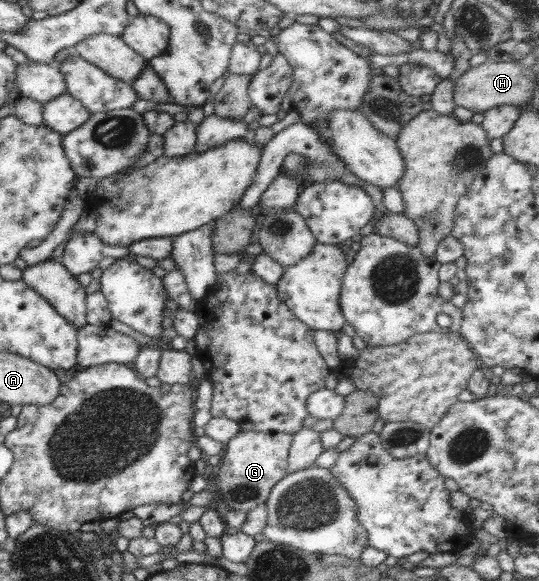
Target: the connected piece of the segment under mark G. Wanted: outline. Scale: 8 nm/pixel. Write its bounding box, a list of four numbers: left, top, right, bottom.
[216,430,293,512]

